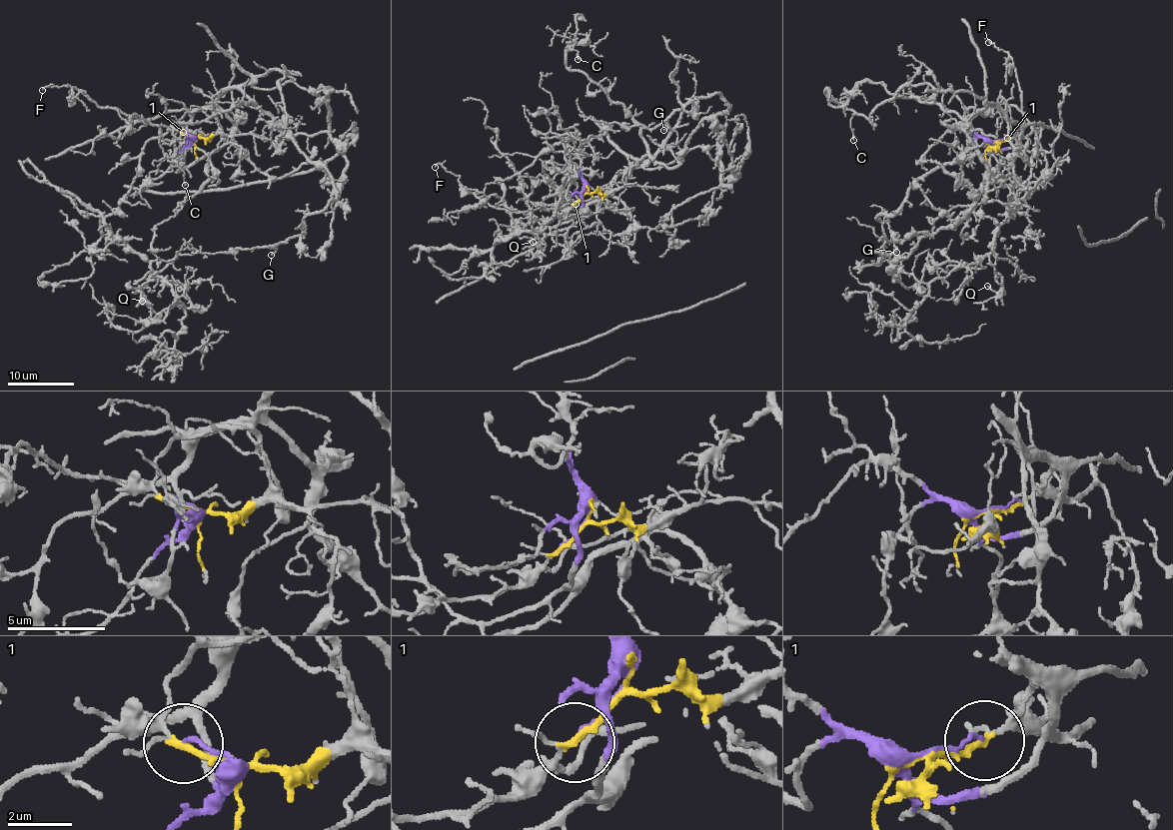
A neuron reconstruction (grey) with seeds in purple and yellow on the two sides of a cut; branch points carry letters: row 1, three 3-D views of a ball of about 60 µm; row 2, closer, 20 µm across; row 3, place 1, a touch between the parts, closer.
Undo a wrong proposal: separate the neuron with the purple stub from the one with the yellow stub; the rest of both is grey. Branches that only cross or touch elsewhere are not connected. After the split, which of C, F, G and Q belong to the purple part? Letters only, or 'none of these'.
C, F, G

